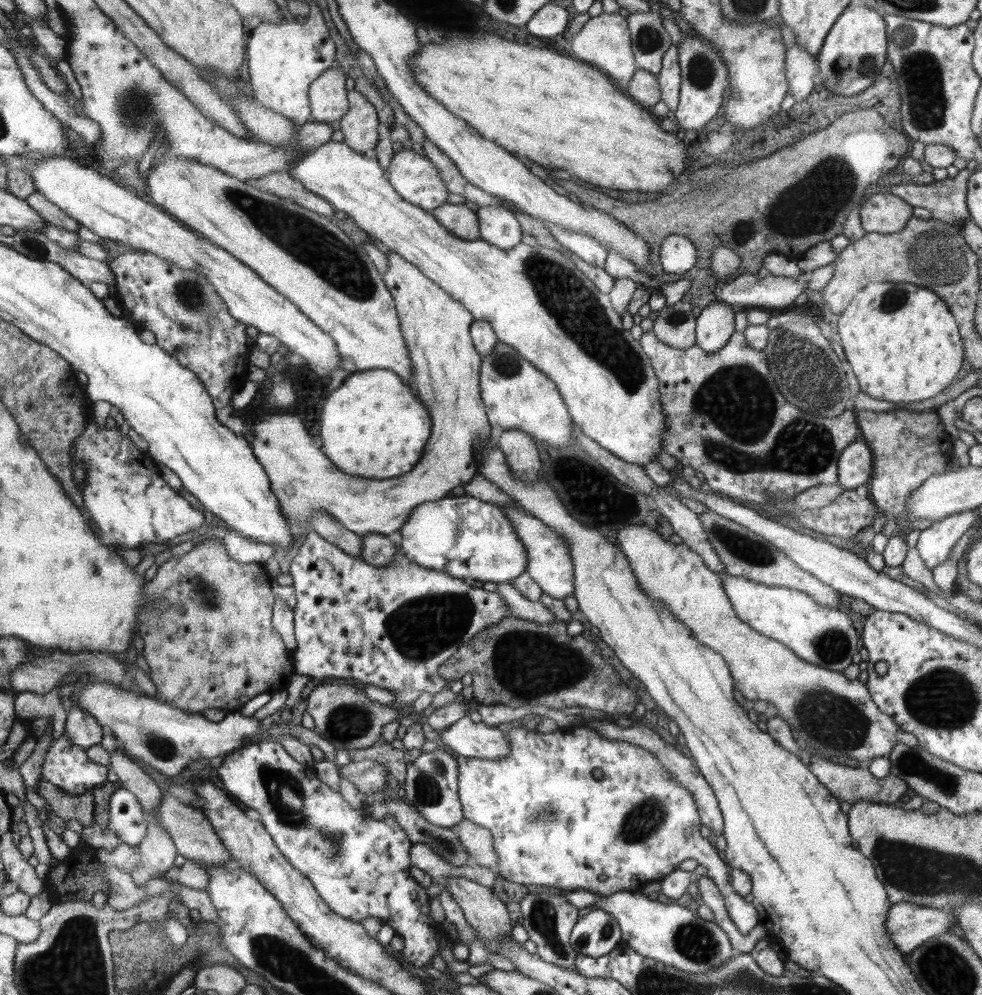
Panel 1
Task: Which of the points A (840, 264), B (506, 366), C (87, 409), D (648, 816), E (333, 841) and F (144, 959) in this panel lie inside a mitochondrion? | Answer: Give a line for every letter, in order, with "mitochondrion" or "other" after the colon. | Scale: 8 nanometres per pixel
A: other
B: mitochondrion
C: other
D: mitochondrion
E: mitochondrion
F: mitochondrion

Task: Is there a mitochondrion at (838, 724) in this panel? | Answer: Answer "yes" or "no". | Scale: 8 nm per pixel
yes

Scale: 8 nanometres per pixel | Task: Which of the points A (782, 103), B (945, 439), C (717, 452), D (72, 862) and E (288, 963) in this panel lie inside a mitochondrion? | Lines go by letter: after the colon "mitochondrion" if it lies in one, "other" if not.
A: other
B: other
C: mitochondrion
D: other
E: mitochondrion

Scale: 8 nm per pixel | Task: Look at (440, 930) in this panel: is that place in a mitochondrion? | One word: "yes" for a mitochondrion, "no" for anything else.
no

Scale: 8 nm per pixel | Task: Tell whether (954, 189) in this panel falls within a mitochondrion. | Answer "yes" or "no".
no

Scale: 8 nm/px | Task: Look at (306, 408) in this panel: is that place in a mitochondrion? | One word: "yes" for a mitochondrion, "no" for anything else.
no

